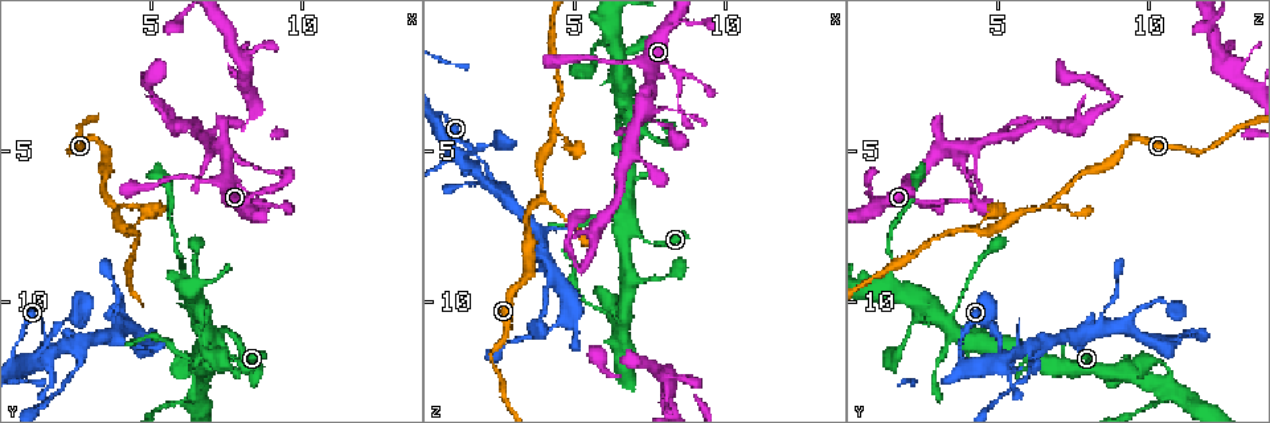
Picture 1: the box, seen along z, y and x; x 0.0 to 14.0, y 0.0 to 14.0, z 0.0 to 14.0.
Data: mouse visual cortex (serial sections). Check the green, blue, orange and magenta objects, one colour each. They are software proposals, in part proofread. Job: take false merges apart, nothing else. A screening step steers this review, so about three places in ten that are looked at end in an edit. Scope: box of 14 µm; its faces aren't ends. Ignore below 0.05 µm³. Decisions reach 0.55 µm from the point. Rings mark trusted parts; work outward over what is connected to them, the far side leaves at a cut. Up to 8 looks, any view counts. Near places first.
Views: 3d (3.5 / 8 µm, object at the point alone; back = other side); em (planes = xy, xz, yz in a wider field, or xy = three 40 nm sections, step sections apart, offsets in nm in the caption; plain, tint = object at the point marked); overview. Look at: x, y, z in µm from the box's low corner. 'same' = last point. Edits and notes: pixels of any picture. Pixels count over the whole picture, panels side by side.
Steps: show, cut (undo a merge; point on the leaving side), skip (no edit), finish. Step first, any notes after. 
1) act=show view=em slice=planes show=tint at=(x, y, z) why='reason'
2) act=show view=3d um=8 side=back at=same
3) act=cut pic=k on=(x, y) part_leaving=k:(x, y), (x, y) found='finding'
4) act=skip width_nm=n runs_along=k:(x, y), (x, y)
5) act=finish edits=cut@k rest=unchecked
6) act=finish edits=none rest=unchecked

act=show view=3d um=3.5 at=(2.2, 5.1, 11.8) why='sharp bend'

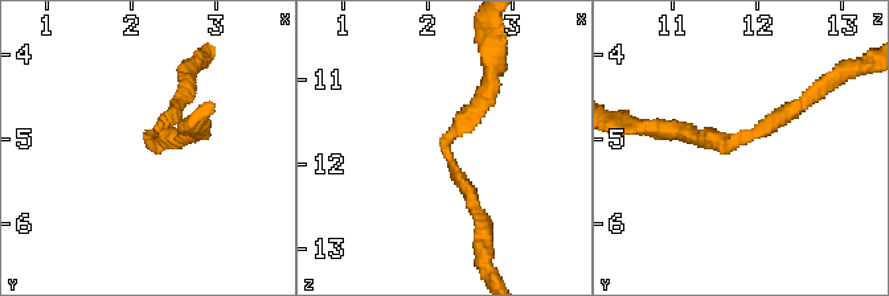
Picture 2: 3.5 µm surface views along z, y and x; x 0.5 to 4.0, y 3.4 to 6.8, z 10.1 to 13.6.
act=show view=em slice=xy step=2 show=tint at=(2.20, 5.05, 11.70)

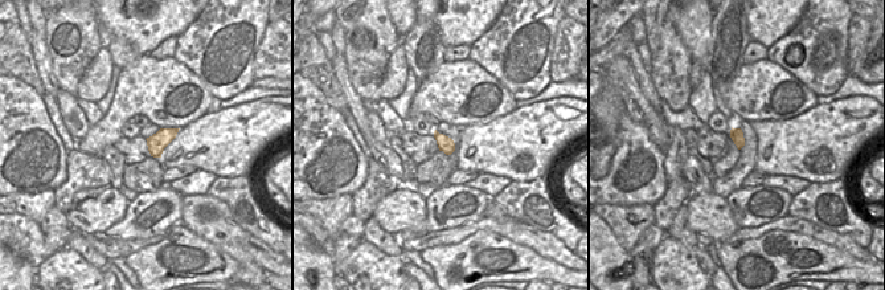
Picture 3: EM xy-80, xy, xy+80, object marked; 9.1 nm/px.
act=show view=em slice=xy step=3 show=tint at=same why='another direction'

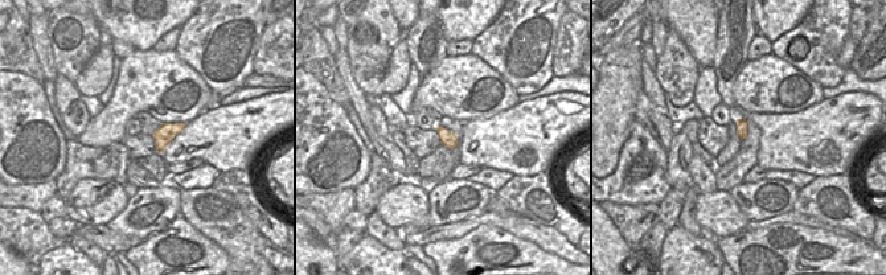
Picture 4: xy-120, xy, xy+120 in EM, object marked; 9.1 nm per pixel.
act=skip arm_widths_nm=200,200 runs_along=2:(664, 128), (736, 144), (799, 103) found='all the same cell'

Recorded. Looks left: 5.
act=show view=3d um=3.5 at=(6.8, 12.2, 7.5) why='thick turns thin'

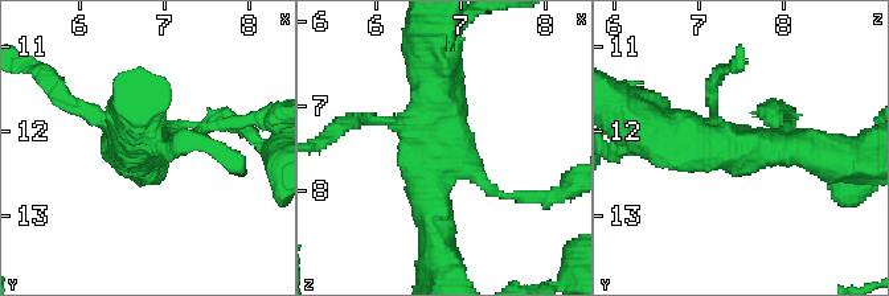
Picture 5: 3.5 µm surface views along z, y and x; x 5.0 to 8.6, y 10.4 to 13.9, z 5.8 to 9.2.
act=show view=em slice=xy step=2 show=tint at=same arms=4 arm_widths_nm=150,200,450,600 why='now the EM'

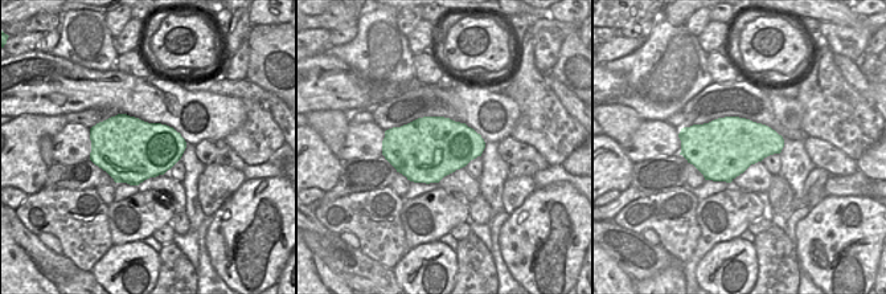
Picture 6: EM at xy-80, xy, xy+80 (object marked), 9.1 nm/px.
act=skip width_nm=600 runs_along=5:(520, 194), (492, 192), (435, 140), (435, 73) found='continuous, no second cell'

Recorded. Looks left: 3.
act=show view=3d um=3.5 at=(1.8, 11.8, 6.1) why='abrupt turn'

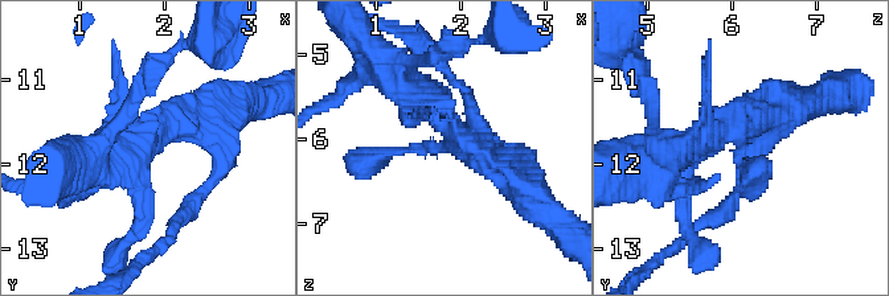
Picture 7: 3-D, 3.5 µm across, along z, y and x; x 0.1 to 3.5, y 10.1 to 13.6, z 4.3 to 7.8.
act=show view=em slice=xy step=1 show=tint at=(1.85, 11.70, 6.05) arms=3 arm_widths_nm=150,300,350 why='shape alone is not enough'

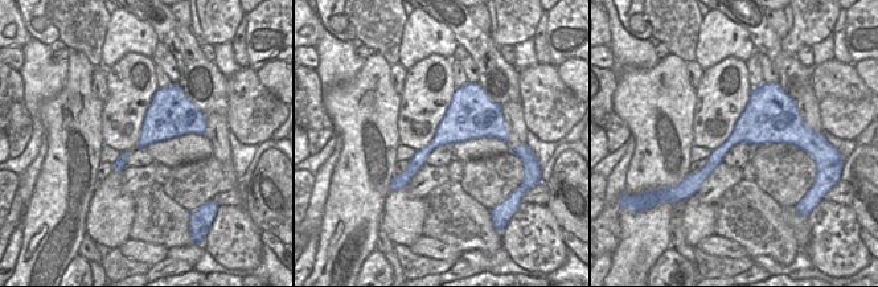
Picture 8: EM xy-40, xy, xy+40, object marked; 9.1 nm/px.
act=skip runs_along=7:(408, 86), (457, 138), (375, 161) found='one cell here'

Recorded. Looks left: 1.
act=finish edits=none rest=unchecked

